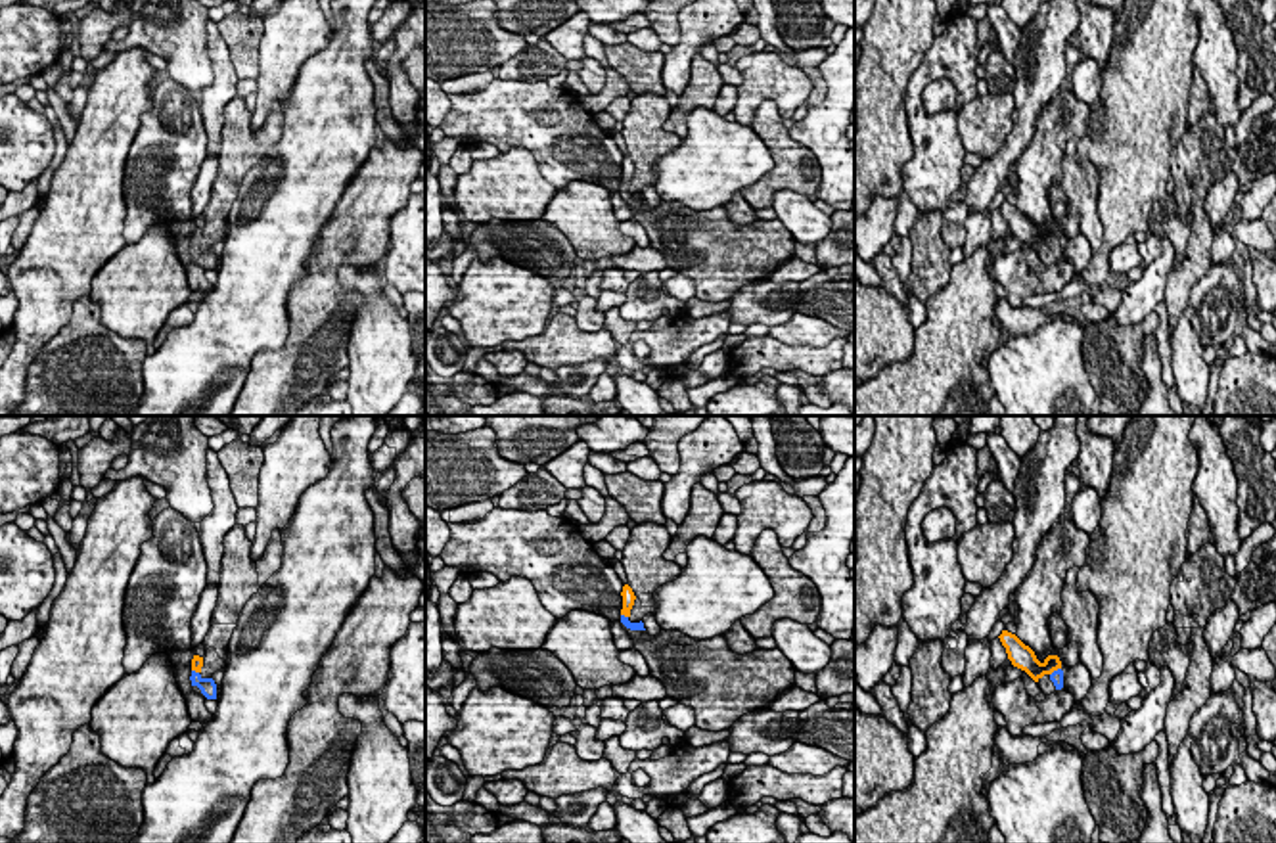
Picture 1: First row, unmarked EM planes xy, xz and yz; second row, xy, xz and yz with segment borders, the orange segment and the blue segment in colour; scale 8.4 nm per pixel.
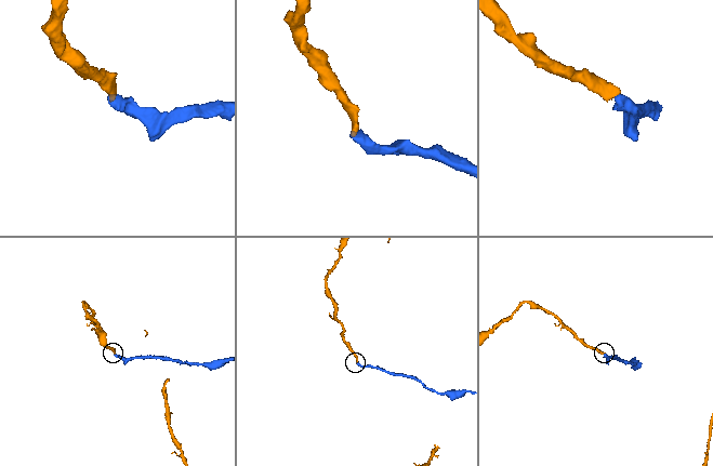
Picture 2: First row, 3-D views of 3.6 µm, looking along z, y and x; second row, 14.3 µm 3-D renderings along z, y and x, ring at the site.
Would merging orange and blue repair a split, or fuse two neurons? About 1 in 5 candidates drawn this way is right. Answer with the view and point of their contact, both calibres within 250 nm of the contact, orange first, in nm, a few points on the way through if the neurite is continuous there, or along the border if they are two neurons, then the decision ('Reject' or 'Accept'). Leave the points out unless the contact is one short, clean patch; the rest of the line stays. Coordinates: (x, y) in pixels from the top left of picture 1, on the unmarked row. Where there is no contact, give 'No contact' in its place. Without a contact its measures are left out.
Touches orange at yz (1054, 240). Thickness 170 nm (orange) against 120 nm. Path across: yz (1027, 232), (1033, 238), (1054, 240), (1056, 248). Accept

